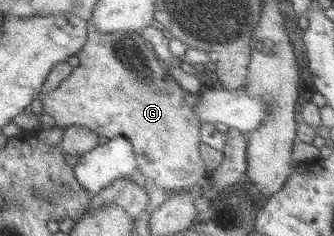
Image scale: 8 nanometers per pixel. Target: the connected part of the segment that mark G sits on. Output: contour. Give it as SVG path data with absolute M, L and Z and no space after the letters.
M90 21L86 23L84 44L75 54L78 65L72 67L70 74L41 99L41 112L54 119L56 128L79 126L91 130L98 137L98 145L112 138L126 138L132 146L135 169L144 177L144 190L148 194L145 213L150 214L164 202L168 194L191 188L197 180L207 176L198 150L201 124L193 115L193 107L182 99L183 90L153 55L150 44L146 44L139 33L99 33Z

